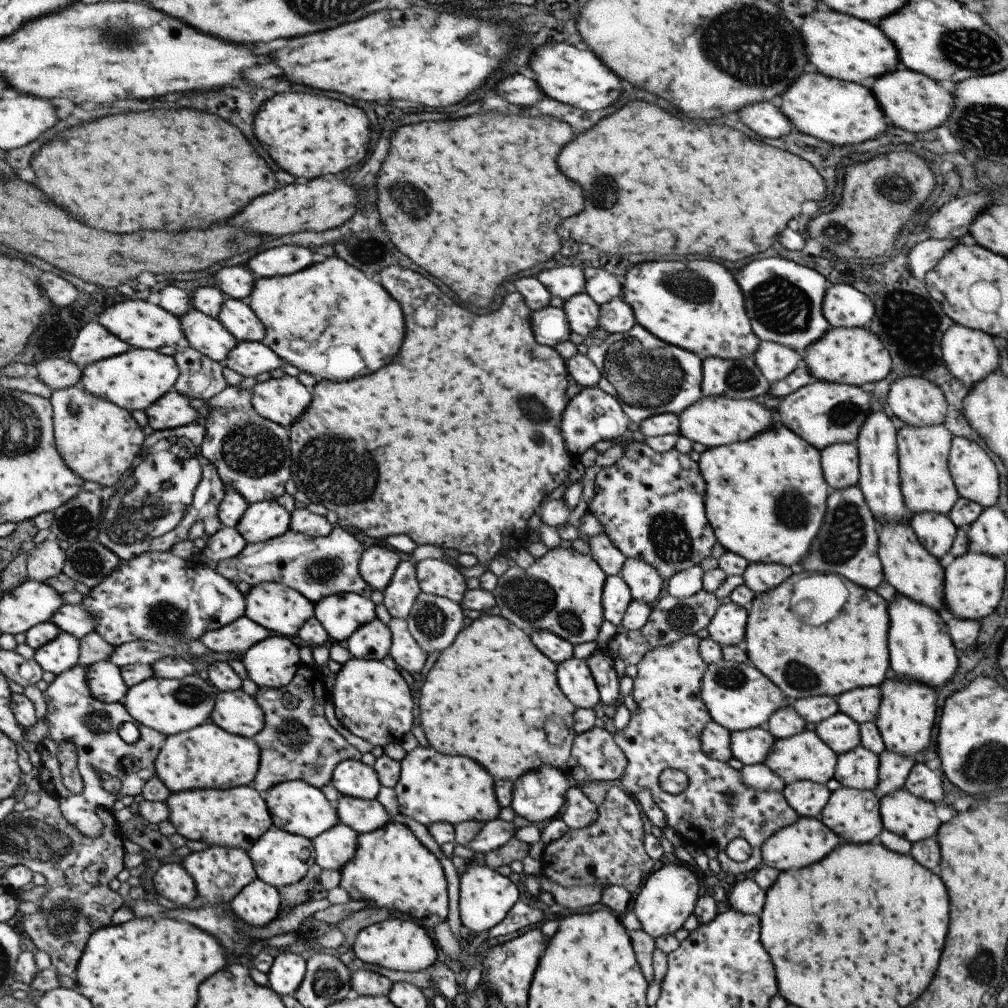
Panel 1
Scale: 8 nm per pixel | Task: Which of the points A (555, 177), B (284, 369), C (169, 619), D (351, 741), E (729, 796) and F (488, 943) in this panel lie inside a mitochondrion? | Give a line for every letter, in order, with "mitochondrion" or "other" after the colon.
A: other
B: other
C: mitochondrion
D: other
E: other
F: other

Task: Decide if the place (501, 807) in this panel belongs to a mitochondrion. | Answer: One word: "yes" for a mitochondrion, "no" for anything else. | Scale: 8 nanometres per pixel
no

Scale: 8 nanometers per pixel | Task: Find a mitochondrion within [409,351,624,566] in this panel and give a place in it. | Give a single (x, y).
(535, 410)

